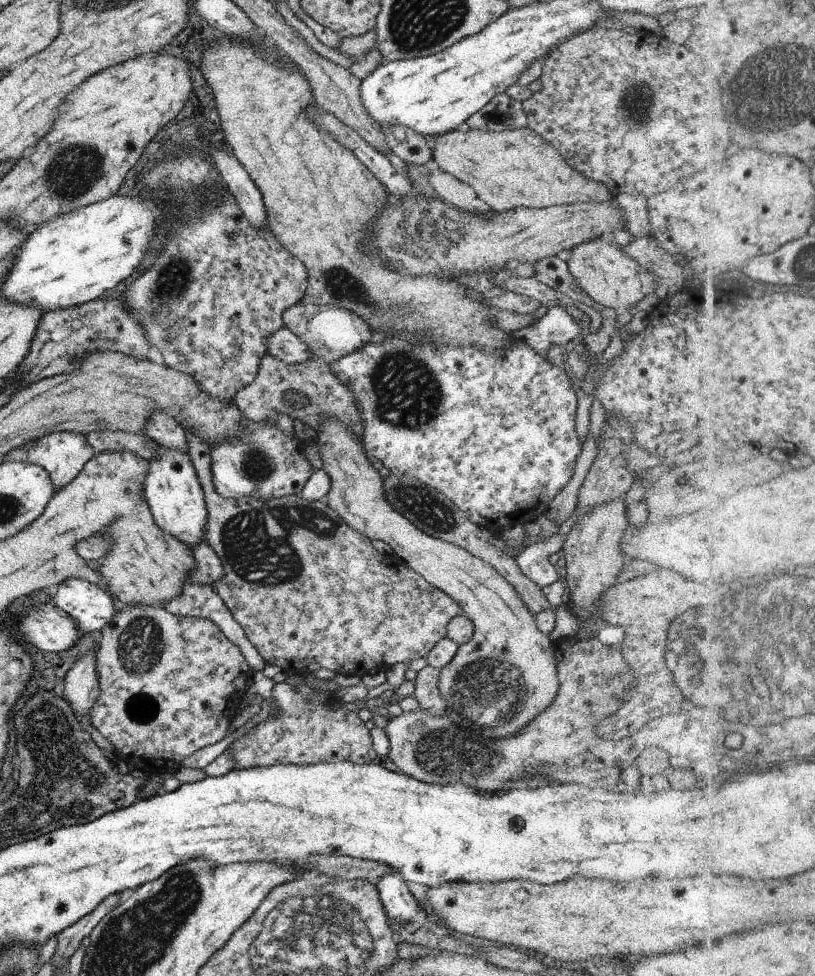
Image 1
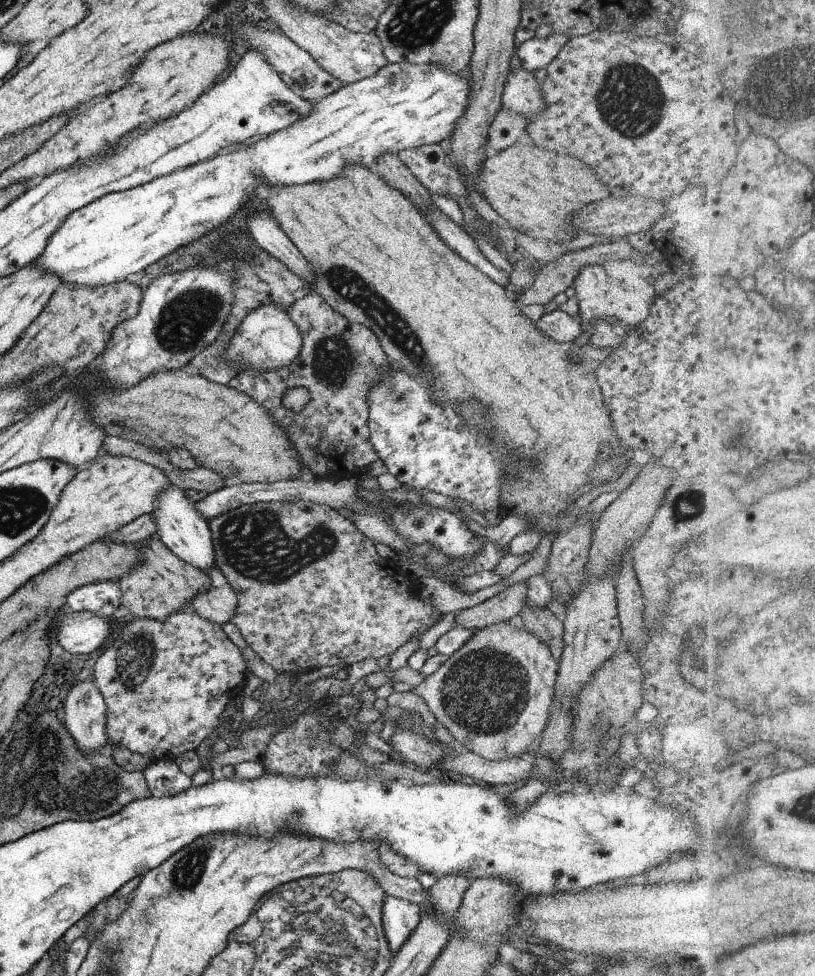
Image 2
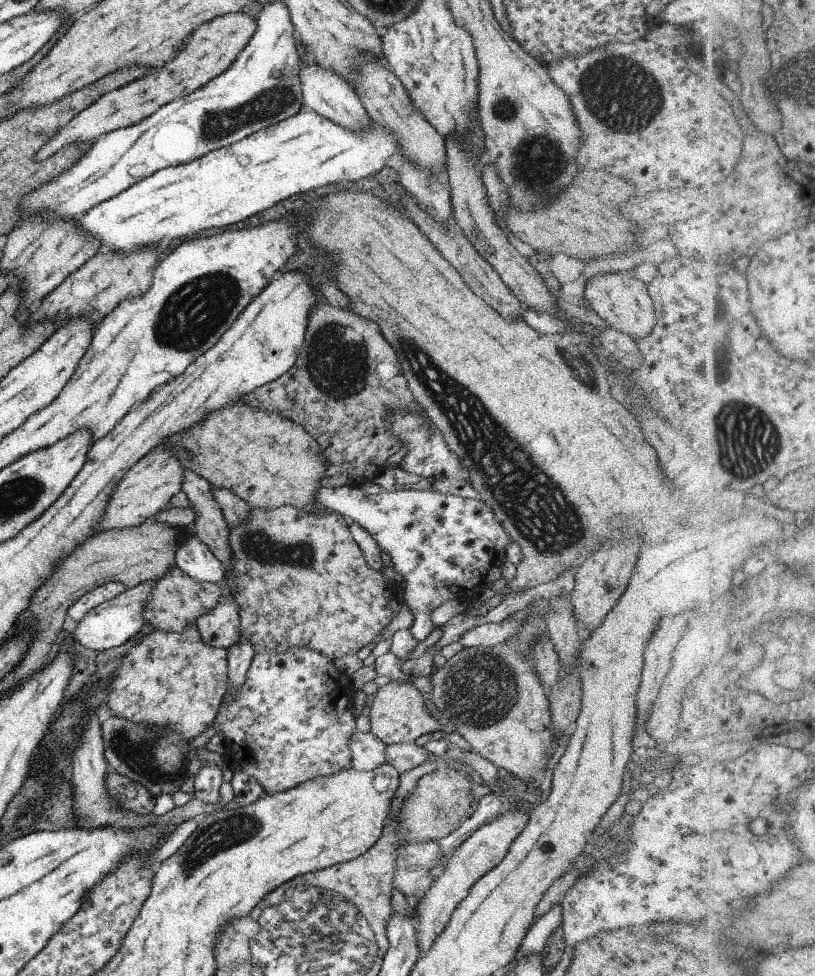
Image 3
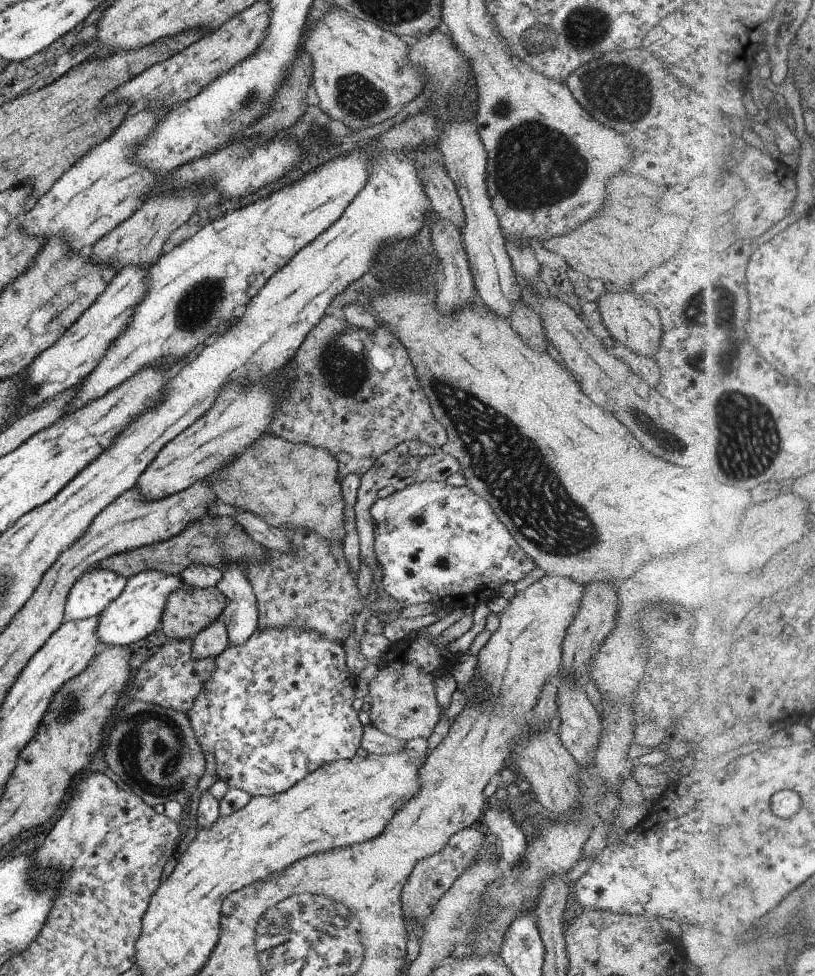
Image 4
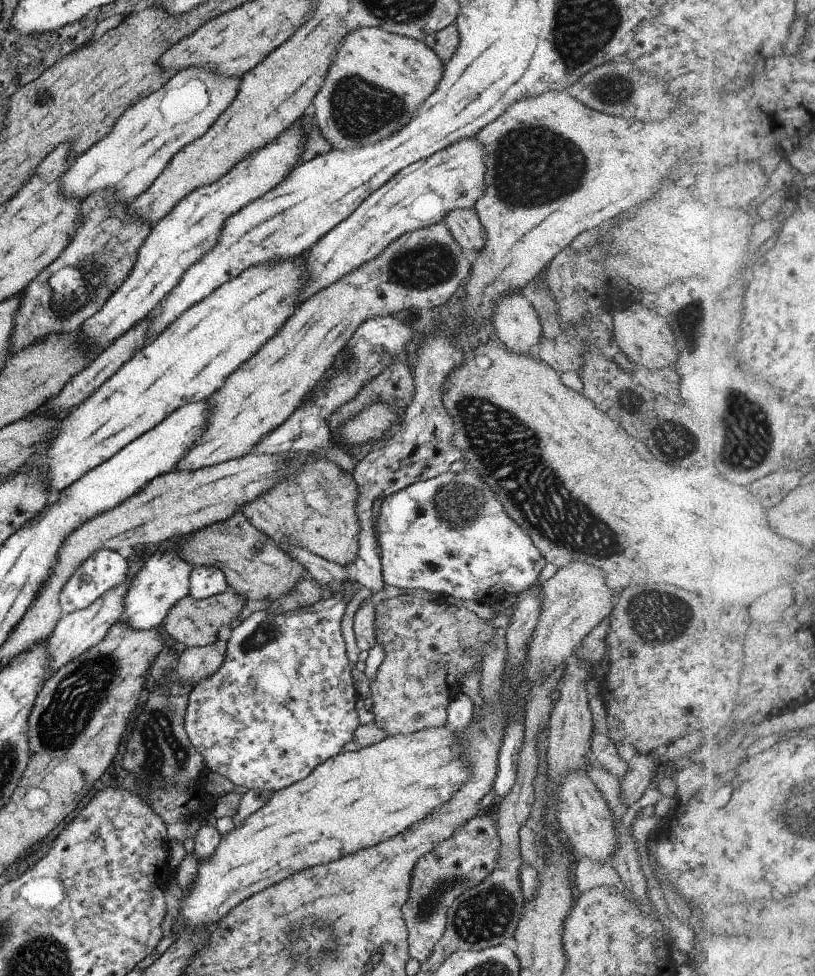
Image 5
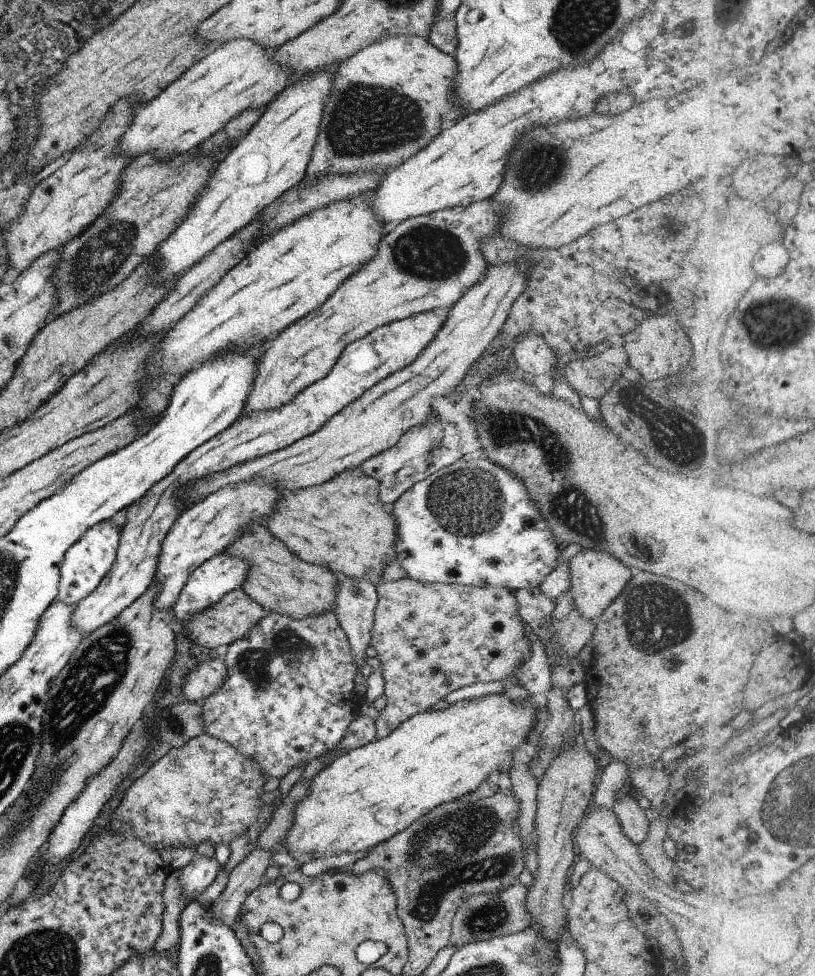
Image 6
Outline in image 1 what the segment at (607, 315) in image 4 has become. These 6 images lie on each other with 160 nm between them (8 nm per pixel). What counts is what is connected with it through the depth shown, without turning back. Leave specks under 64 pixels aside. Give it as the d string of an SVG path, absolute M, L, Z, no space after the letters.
M603 237L593 239L586 243L579 243L571 248L571 256L566 261L569 274L576 280L577 286L597 304L602 304L609 308L632 309L646 294L656 289L657 281L634 259L621 254L615 246L611 246L609 238Z

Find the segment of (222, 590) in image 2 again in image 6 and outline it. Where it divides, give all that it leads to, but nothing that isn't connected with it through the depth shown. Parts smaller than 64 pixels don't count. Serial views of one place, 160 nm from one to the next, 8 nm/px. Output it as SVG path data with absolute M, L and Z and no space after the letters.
M208 660L185 676L182 694L190 703L200 703L221 688L225 675L226 666L223 661Z

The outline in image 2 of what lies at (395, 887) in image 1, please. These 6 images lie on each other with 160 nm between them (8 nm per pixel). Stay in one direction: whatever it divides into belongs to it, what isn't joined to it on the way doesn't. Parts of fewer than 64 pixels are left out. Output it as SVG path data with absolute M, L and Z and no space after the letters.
M384 897L381 907L382 931L393 956L417 926L420 913L420 908L409 901Z

